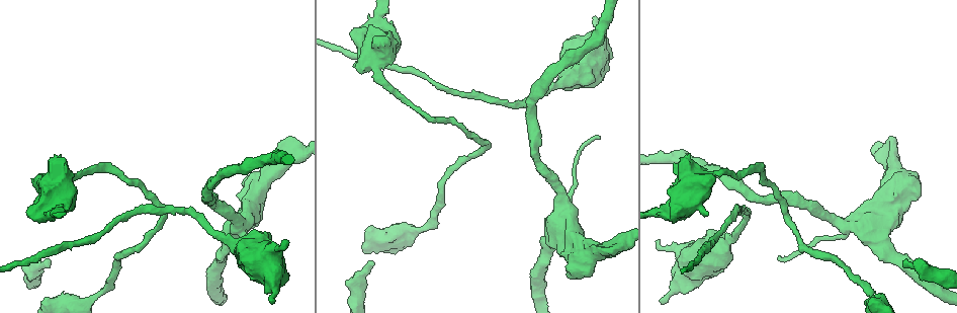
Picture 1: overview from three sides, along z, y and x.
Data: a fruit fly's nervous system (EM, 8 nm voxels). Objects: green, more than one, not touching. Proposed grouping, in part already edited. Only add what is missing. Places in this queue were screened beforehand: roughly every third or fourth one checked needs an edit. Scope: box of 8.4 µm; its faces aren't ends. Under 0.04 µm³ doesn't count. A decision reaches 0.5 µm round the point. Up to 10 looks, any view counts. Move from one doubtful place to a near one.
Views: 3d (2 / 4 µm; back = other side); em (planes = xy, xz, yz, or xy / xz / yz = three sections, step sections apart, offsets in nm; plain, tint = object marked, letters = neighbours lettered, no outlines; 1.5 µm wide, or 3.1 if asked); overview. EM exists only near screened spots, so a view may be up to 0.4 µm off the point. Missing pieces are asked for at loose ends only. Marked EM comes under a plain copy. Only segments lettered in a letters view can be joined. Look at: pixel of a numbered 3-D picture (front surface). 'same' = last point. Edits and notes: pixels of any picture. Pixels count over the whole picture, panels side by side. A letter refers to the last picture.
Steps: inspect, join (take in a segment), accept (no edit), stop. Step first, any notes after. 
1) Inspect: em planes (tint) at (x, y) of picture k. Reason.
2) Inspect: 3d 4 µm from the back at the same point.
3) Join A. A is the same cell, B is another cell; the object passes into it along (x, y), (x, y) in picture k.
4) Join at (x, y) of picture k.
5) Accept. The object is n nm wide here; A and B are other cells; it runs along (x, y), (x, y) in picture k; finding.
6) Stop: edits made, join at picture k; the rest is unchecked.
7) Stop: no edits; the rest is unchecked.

Inspect: 3d 2 µm from the back at (906, 258) of picture 1. Free end.

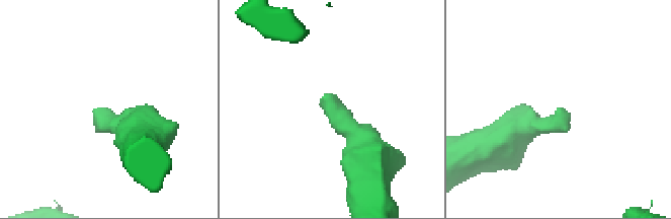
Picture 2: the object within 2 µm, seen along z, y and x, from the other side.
Inspect: em xz step 4 (letters) at (101, 107) of picture 2.

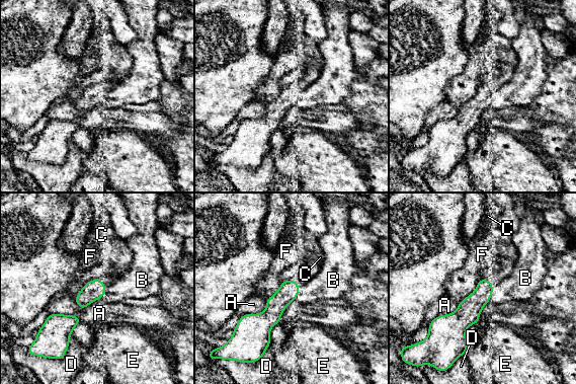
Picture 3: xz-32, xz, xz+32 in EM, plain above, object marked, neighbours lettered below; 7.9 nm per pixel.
Inspect: em planes (letters) at the same point. Cut it another way.

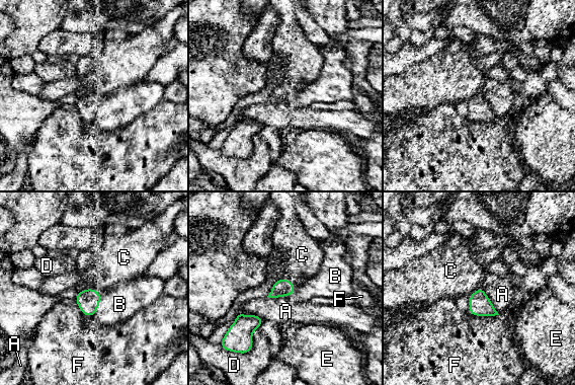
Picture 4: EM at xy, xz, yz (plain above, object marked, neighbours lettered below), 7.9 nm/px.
Join B. B is the same cell, A, C, D, E and F are other cells; it goes on there.

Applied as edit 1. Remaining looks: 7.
Inspect: em yz step 4 (tint) at (780, 256) of picture 1.

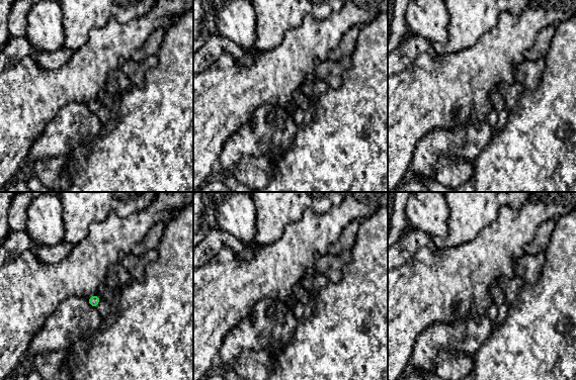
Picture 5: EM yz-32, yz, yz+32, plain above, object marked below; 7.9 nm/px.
Inspect: em planes (letters) at the same point. Cut it another way.

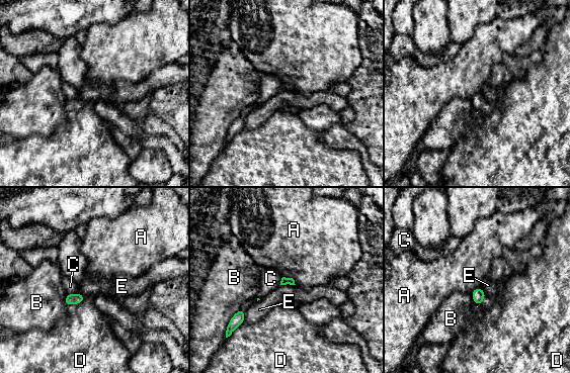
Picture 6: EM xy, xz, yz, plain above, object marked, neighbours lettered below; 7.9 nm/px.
Accept. The longest contact is with D, 180 nm; A, B, C, D and E are other cells; a border runs along (295, 284), (280, 285) in picture 6; no lettered segment goes on from it.

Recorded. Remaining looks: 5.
Inspect: em planes (letters) at (660, 239) of picture 1. Free end.

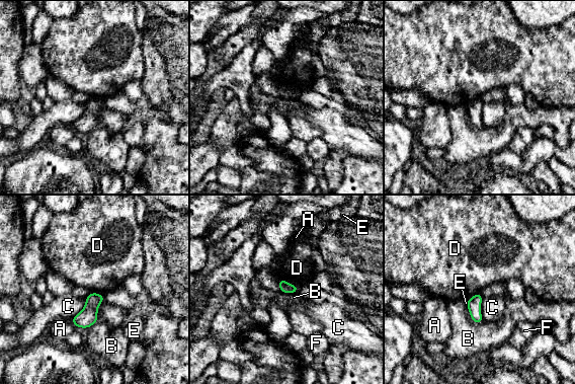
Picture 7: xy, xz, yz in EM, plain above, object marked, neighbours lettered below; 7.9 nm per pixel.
Accept. A, B, C, D, E and F are other cells; no lettered segment goes on from it.

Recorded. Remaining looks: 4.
Inspect: 3d 4 µm at (355, 67) of picture 1. Stops while still wide.

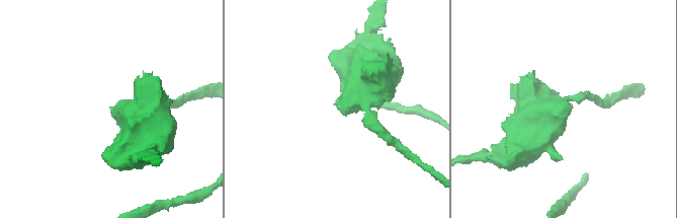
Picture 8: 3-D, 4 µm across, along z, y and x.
Inspect: em planes (letters) at (109, 107) of picture 8. Shape alone is not enough.

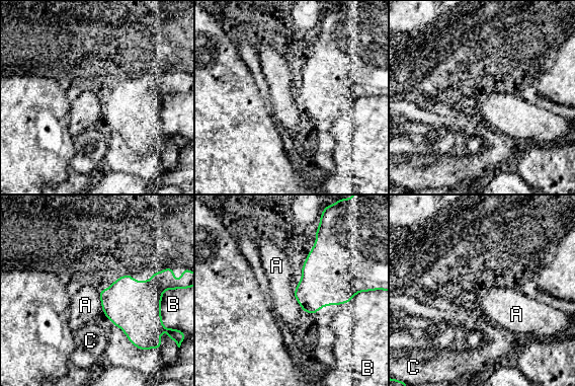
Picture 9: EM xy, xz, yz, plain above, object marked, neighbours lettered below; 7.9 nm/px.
Accept. The longest contact is with B, 260 nm; A, B and C are other cells; a border runs along (292, 291), (295, 299), (304, 311) in picture 9; none of them fits.

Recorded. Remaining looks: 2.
Stop: edits made, join at picture 4; the rest is unchecked.

